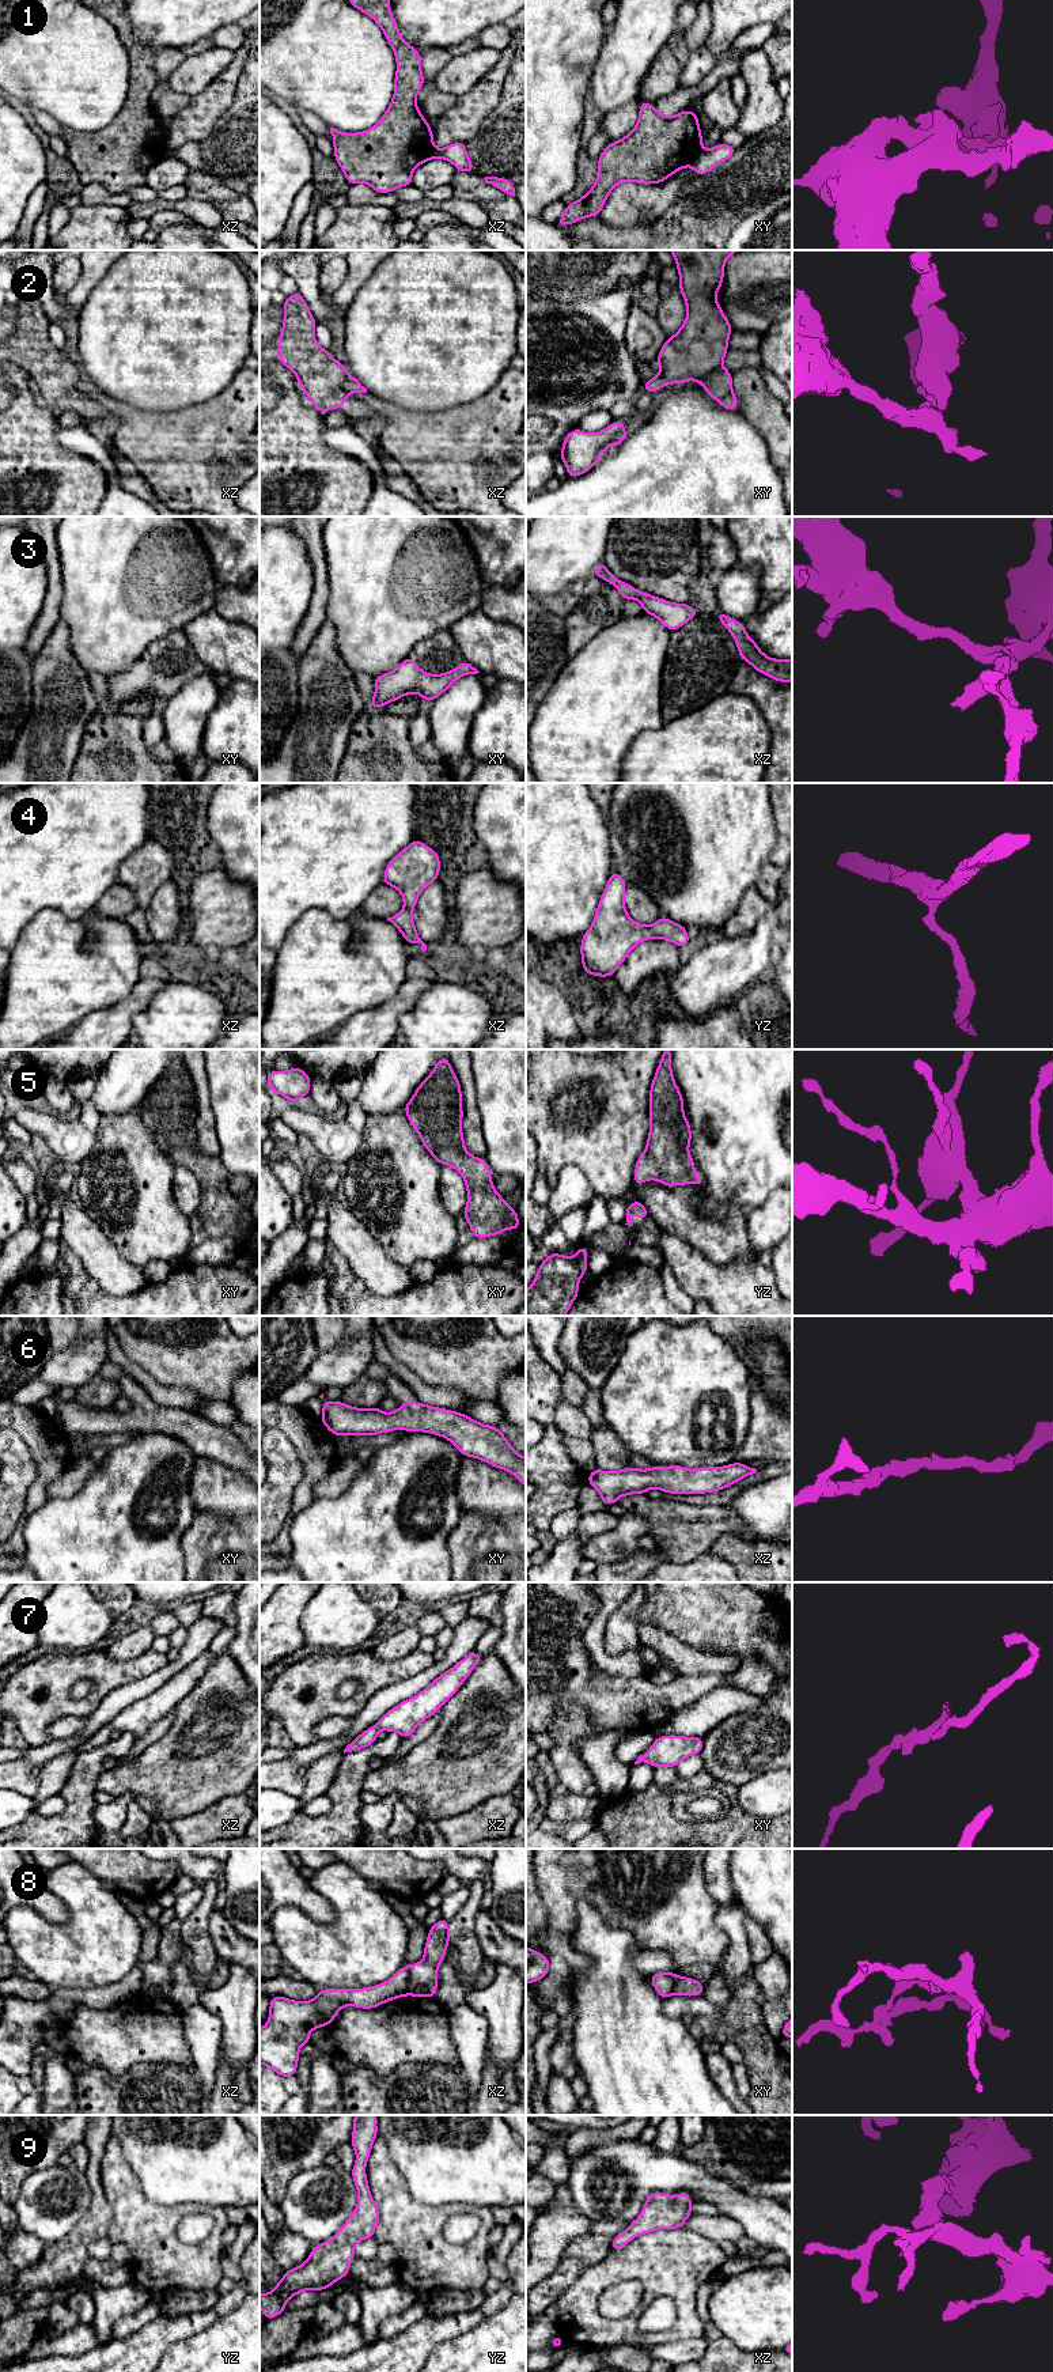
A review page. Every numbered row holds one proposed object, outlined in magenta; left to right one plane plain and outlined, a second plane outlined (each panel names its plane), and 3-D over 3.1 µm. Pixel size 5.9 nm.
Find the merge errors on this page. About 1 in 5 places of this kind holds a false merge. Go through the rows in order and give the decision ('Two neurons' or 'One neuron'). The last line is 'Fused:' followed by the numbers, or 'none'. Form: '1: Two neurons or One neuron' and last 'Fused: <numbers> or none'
1: Two neurons
2: Two neurons
3: One neuron
4: One neuron
5: One neuron
6: One neuron
7: One neuron
8: Two neurons
9: One neuron
Fused: 1, 2, 8

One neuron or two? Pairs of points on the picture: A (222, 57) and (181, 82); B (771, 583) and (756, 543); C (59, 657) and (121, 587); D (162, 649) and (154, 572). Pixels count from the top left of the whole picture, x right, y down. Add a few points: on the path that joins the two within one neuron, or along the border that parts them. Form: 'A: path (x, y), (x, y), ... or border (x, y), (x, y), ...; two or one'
A: path (212, 63), (190, 78); one
B: path (771, 574), (771, 557), (765, 552); one
C: border (60, 619), (68, 628), (69, 647), (86, 672); two
D: border (181, 628), (156, 638), (143, 655); two

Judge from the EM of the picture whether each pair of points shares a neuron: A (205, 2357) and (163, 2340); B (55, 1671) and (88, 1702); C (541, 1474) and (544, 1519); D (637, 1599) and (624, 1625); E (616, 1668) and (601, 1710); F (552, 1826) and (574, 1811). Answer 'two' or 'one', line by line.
A: two
B: one
C: one
D: one
E: two
F: two

